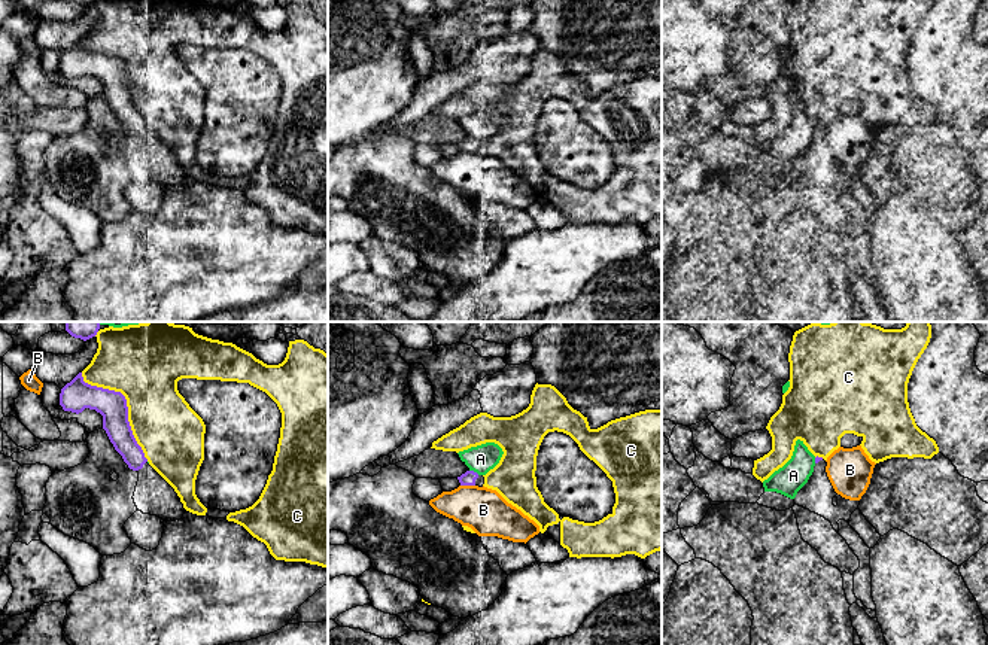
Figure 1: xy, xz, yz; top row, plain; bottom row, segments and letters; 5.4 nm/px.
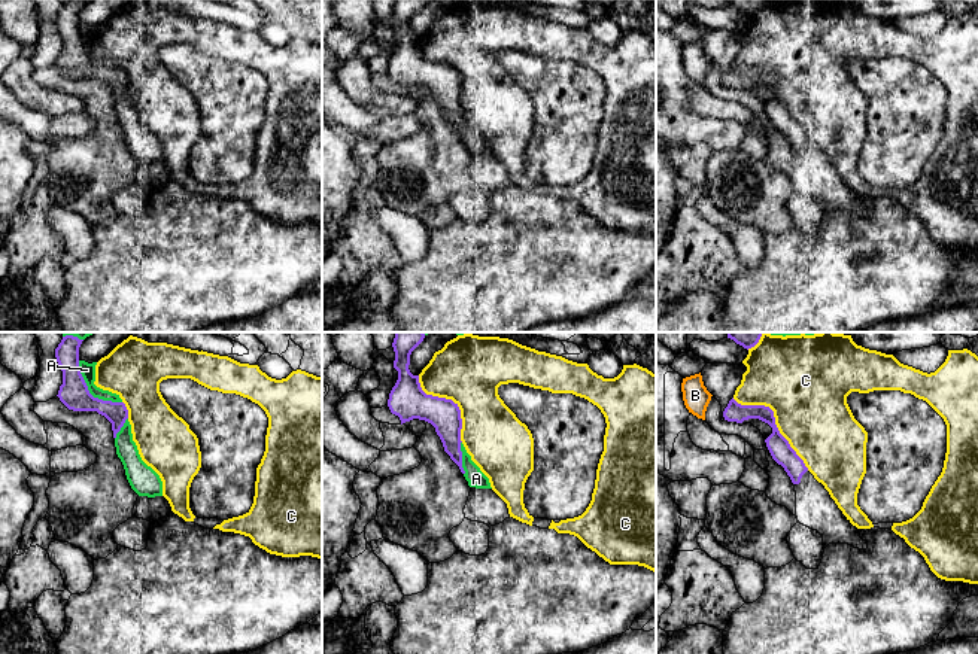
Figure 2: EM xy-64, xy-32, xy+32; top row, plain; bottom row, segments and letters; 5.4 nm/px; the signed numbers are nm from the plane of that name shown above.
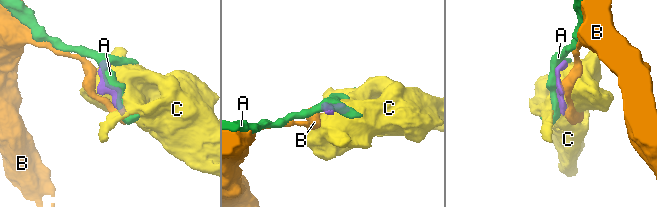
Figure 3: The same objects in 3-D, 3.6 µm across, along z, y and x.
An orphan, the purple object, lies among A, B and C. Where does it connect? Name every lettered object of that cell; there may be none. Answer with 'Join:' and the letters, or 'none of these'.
Join: none of these

